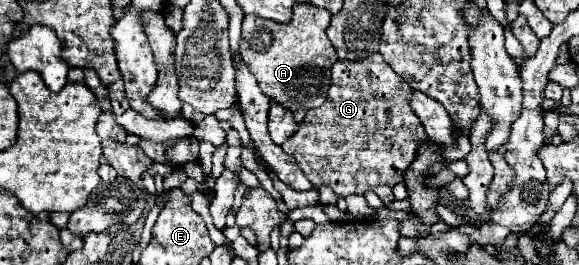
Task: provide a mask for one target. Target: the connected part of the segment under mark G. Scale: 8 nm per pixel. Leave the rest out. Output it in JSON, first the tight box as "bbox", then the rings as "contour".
{"bbox":[283,53,427,205],"contour":[[[379,53],[369,55],[361,61],[337,61],[331,69],[331,87],[323,107],[311,109],[305,115],[305,121],[299,125],[297,133],[283,143],[283,151],[291,155],[297,165],[303,169],[307,179],[319,187],[331,187],[339,197],[363,195],[367,189],[375,191],[379,199],[389,205],[393,197],[393,187],[403,181],[405,169],[417,155],[417,147],[427,141],[427,133],[419,123],[419,117],[413,113],[409,99],[413,91],[409,83],[403,83],[399,75],[383,61]]]}

